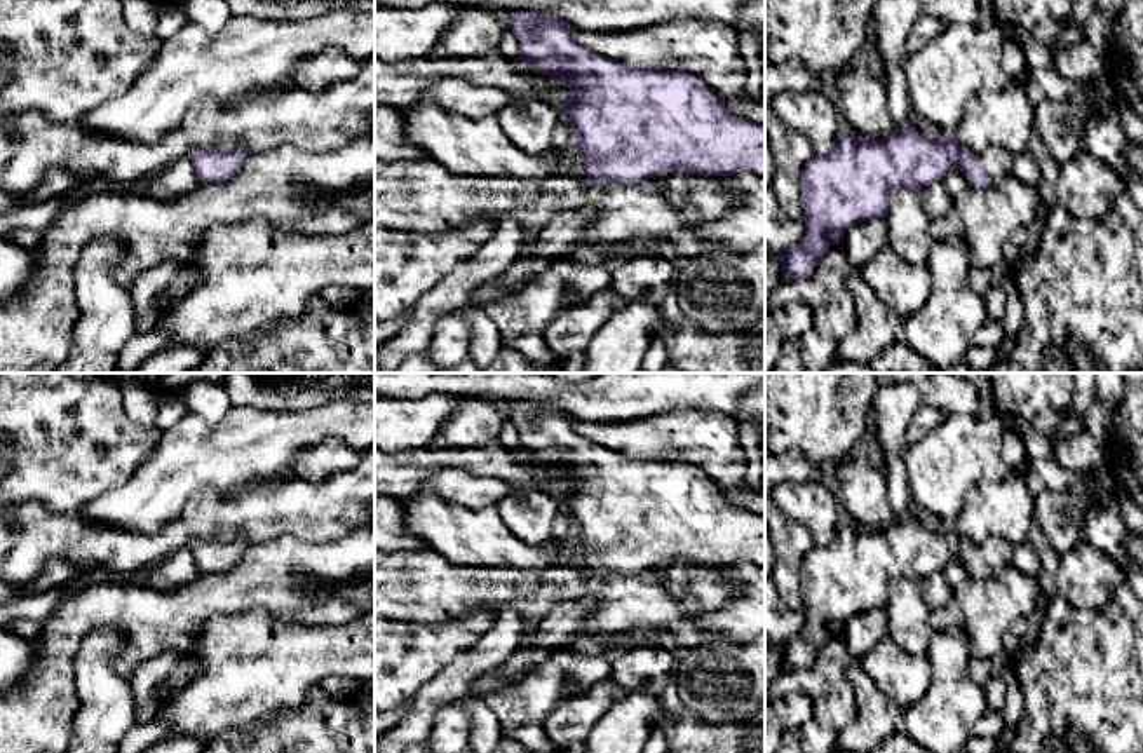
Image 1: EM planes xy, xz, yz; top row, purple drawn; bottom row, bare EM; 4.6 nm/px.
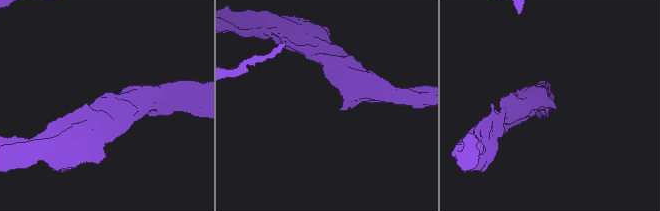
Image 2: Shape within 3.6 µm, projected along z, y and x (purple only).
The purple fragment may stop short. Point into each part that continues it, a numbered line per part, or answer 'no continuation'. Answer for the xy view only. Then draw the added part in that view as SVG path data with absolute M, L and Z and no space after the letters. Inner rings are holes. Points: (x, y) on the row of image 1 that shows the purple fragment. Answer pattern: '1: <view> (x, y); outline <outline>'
no continuation

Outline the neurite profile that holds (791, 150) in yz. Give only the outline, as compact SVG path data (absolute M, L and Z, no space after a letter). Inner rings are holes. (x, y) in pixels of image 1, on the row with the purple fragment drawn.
M765 105L765 136L775 159L770 190L791 220L801 220L801 174L805 164L815 155L814 146L807 136L784 124L772 105Z

